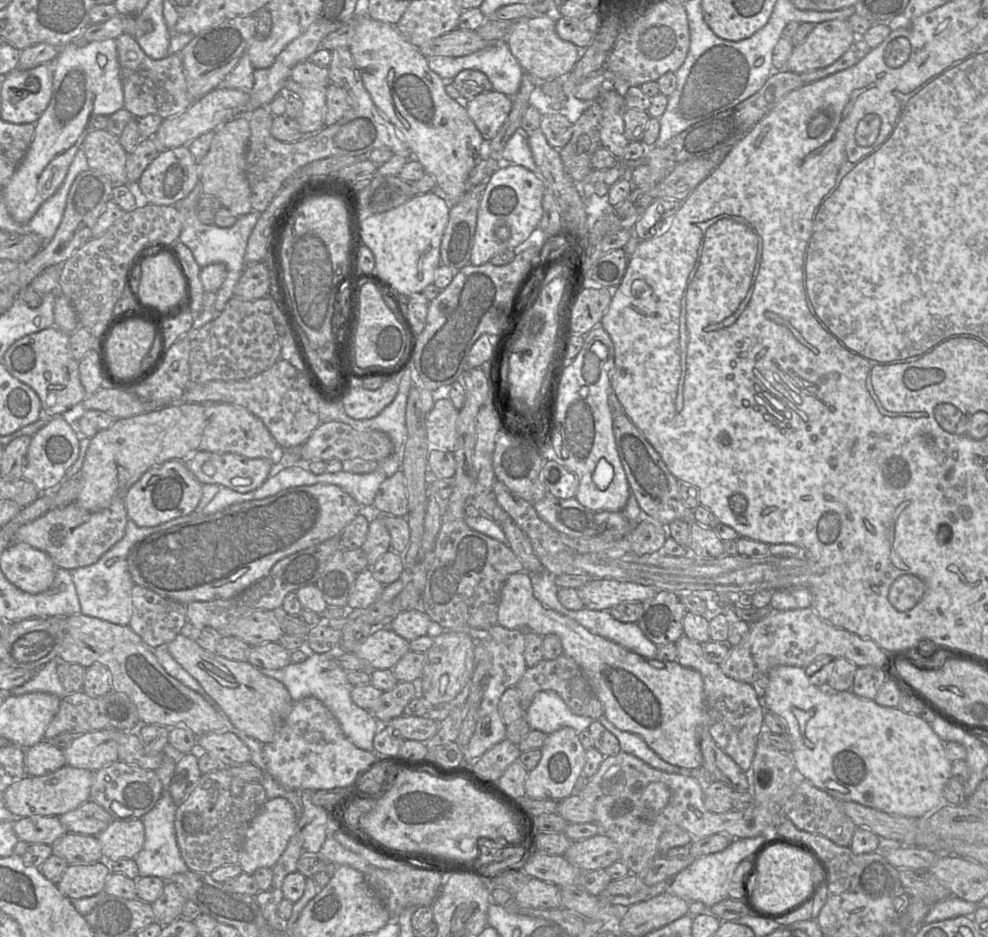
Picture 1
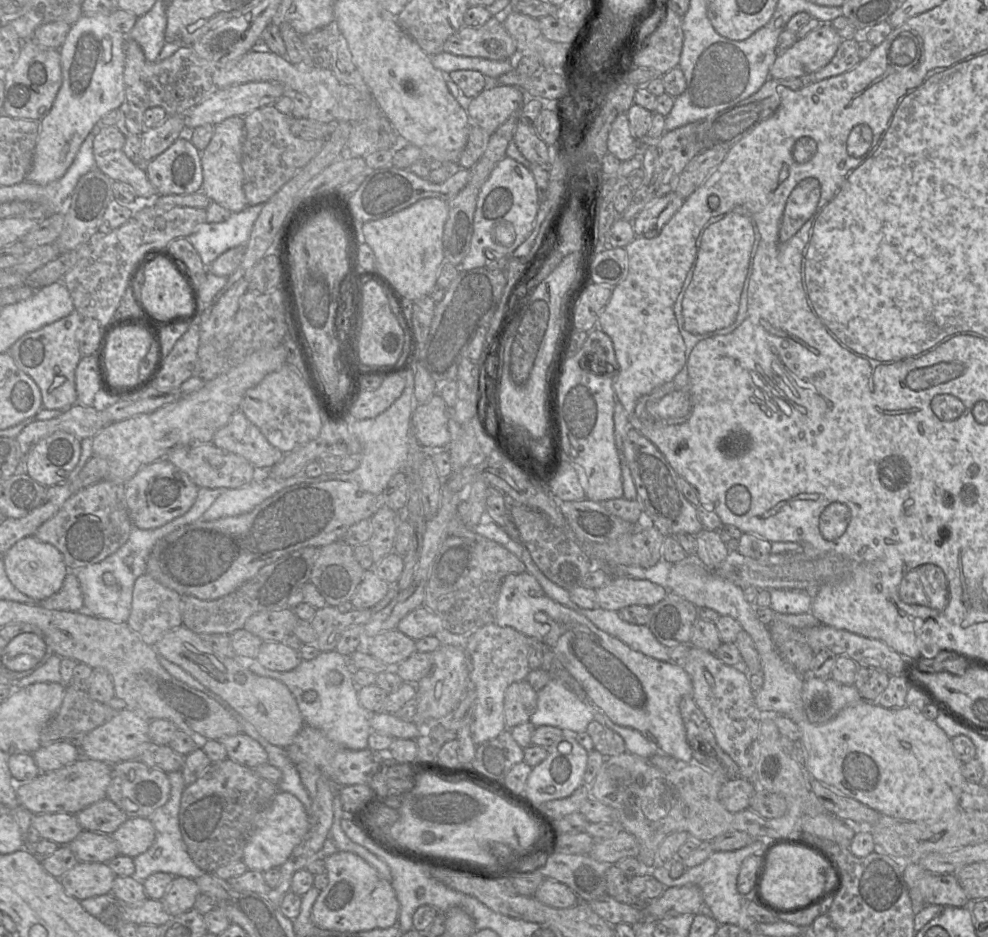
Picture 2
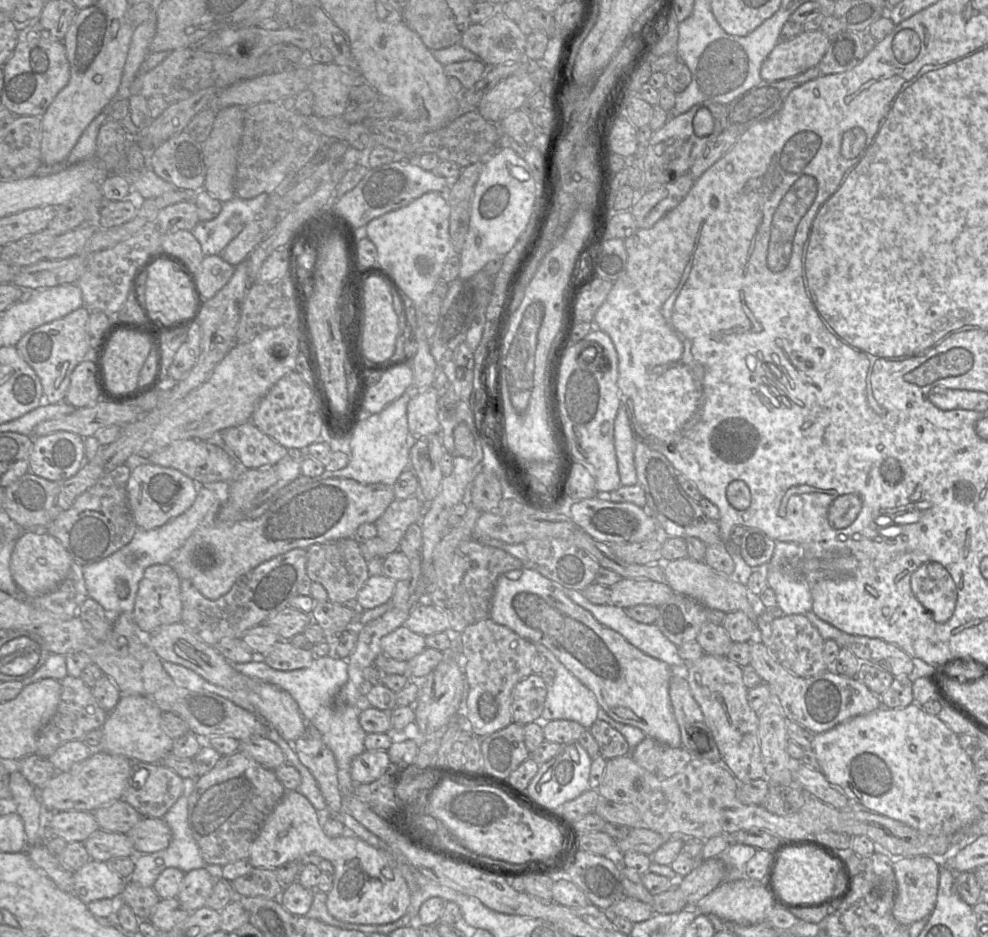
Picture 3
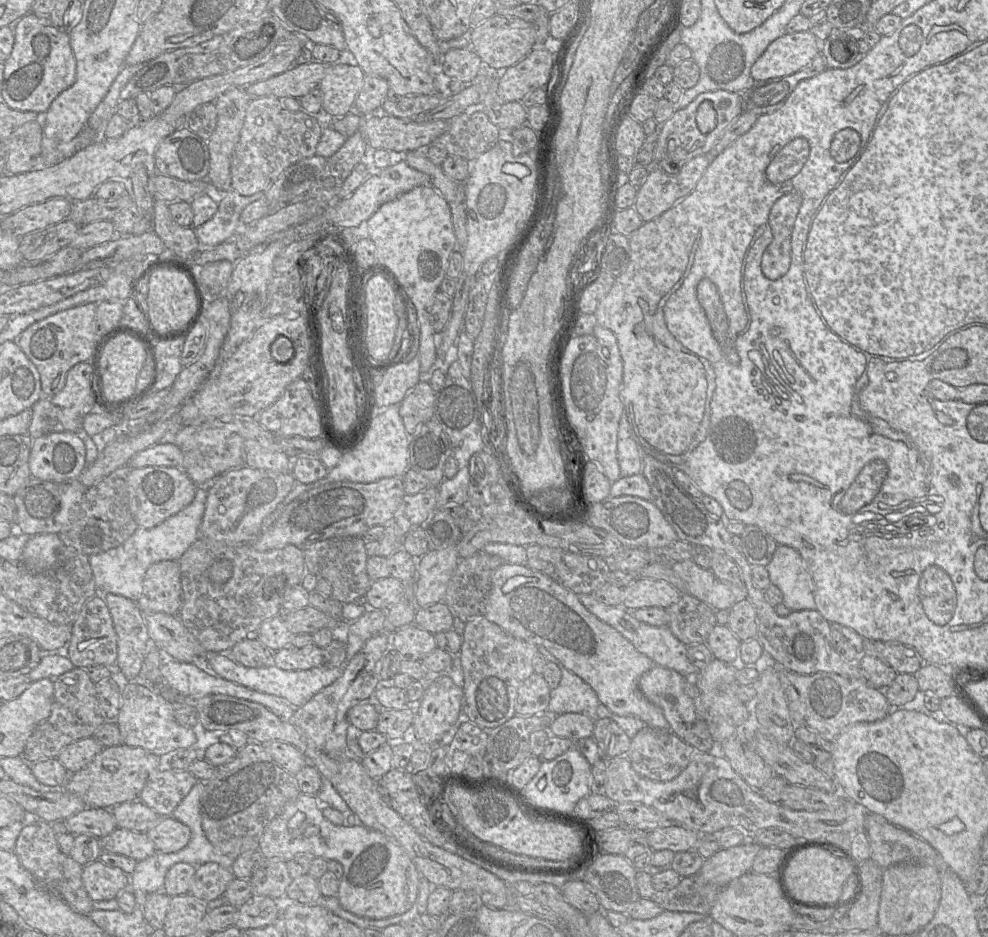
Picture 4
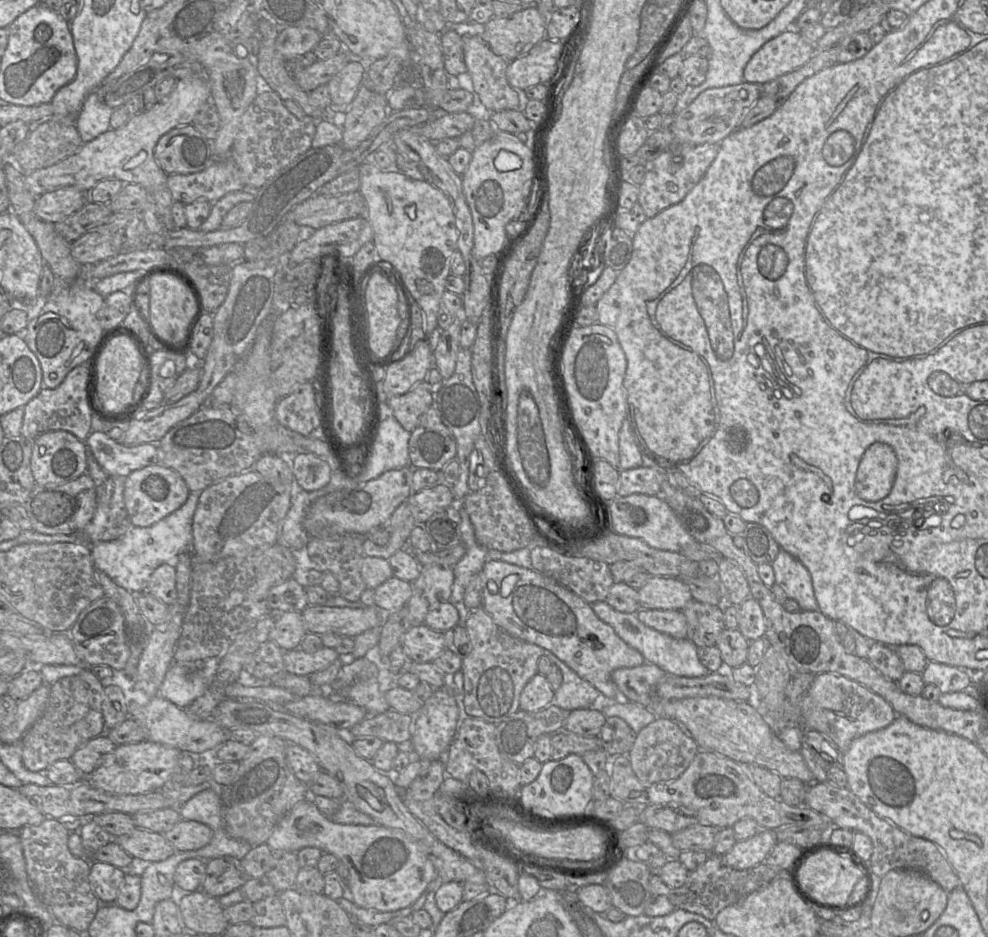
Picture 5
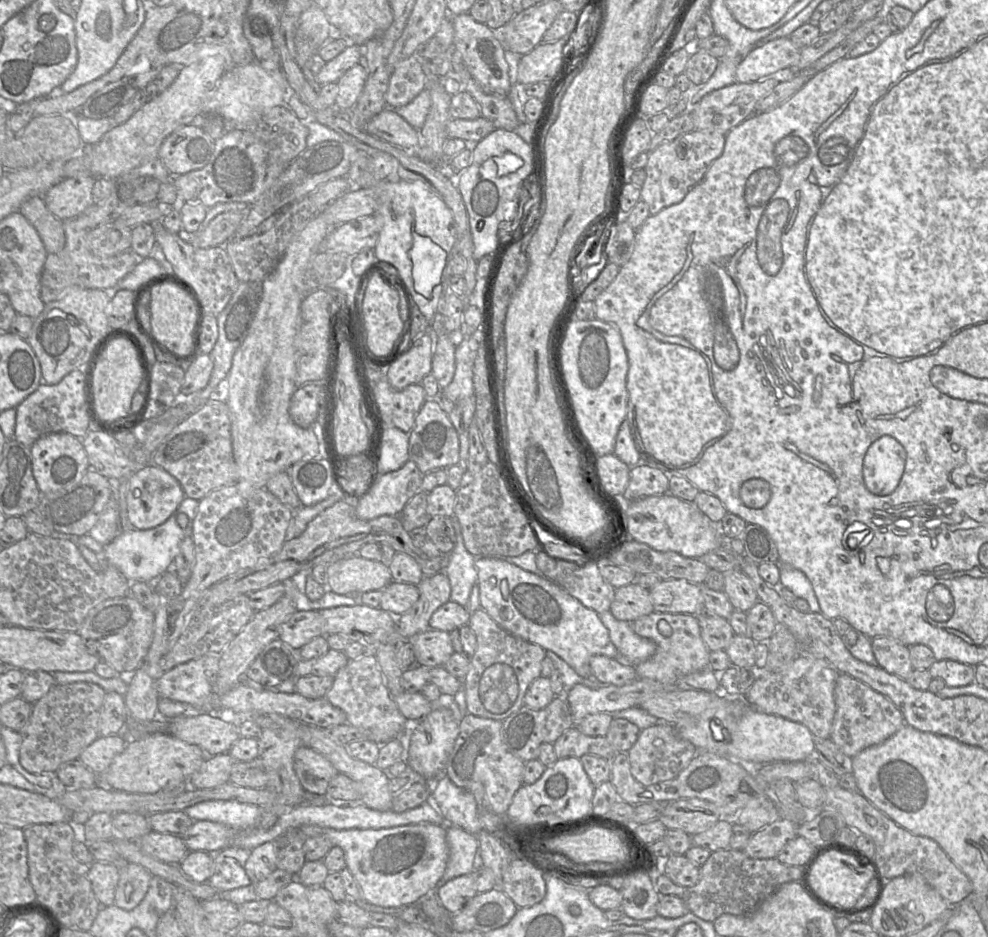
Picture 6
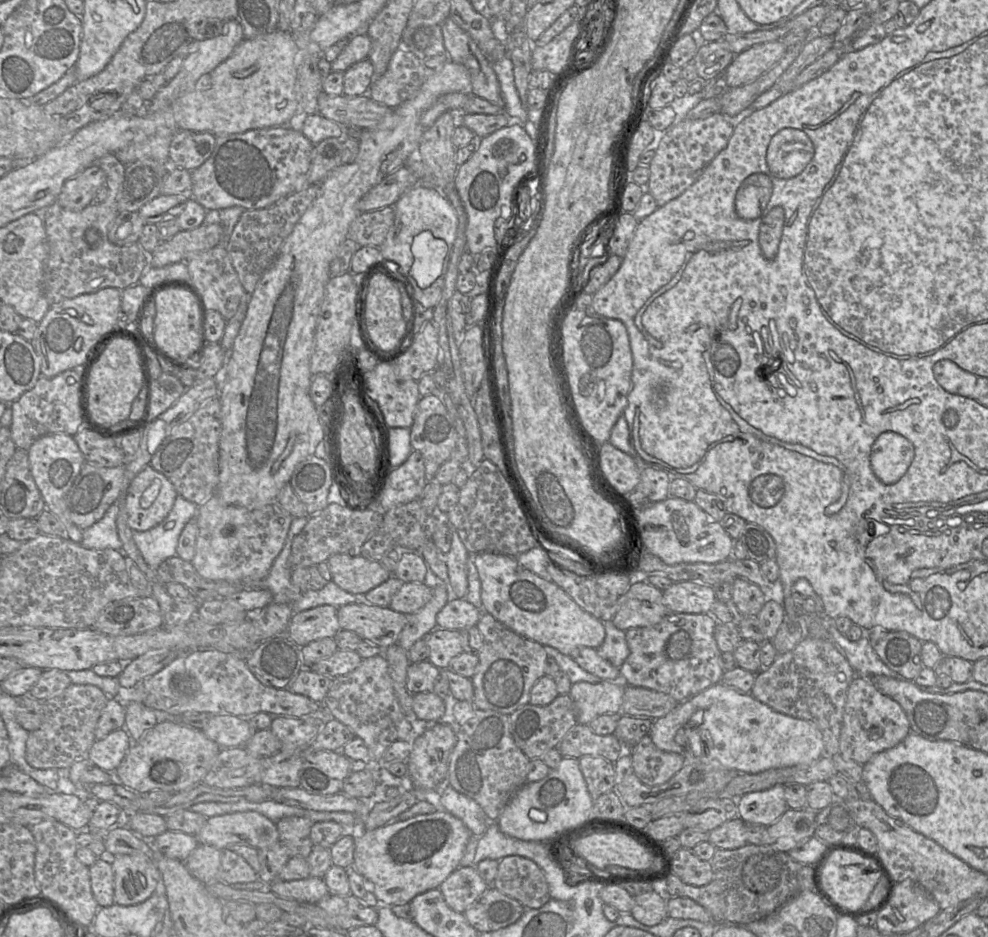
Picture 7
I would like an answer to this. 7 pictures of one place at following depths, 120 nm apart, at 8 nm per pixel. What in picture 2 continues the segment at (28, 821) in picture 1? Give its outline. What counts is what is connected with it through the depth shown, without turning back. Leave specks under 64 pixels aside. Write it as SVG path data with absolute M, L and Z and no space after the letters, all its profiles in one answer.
M67 813L34 815L31 827L37 830L41 839L53 841L59 846L68 845L83 831L76 815Z

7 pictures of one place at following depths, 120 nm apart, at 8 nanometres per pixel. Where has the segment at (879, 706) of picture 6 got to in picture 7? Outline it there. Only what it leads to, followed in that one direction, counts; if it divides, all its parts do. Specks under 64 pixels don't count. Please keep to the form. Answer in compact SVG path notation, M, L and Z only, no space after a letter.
M856 675L848 687L844 706L839 738L842 758L864 765L874 755L898 745L910 732L910 724L902 707L879 692L867 677Z

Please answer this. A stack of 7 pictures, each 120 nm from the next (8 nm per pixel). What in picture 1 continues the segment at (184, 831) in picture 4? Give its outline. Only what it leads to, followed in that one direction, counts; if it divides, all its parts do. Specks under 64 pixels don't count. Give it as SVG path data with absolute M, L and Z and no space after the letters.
M141 819L114 820L97 837L108 863L122 858L134 859L144 846L145 828Z

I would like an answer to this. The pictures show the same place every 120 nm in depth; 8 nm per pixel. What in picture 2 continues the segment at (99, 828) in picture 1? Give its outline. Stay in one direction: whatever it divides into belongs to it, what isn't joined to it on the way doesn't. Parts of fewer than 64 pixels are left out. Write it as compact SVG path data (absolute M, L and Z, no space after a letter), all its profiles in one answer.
M105 798L76 814L83 831L112 835L127 819L127 815L111 800Z

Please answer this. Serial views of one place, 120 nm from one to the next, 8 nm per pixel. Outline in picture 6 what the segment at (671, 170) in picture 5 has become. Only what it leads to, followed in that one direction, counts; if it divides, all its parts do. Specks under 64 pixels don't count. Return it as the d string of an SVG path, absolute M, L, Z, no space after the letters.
M693 130L649 151L644 167L646 178L640 188L640 199L647 204L650 215L681 202L688 191L701 181L712 162L722 154L725 135Z

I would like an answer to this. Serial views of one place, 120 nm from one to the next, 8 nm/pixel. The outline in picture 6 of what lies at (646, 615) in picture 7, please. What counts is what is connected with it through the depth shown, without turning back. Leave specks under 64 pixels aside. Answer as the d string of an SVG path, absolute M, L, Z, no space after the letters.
M638 583L617 588L610 606L613 616L622 621L634 622L638 618L654 612L650 590Z

